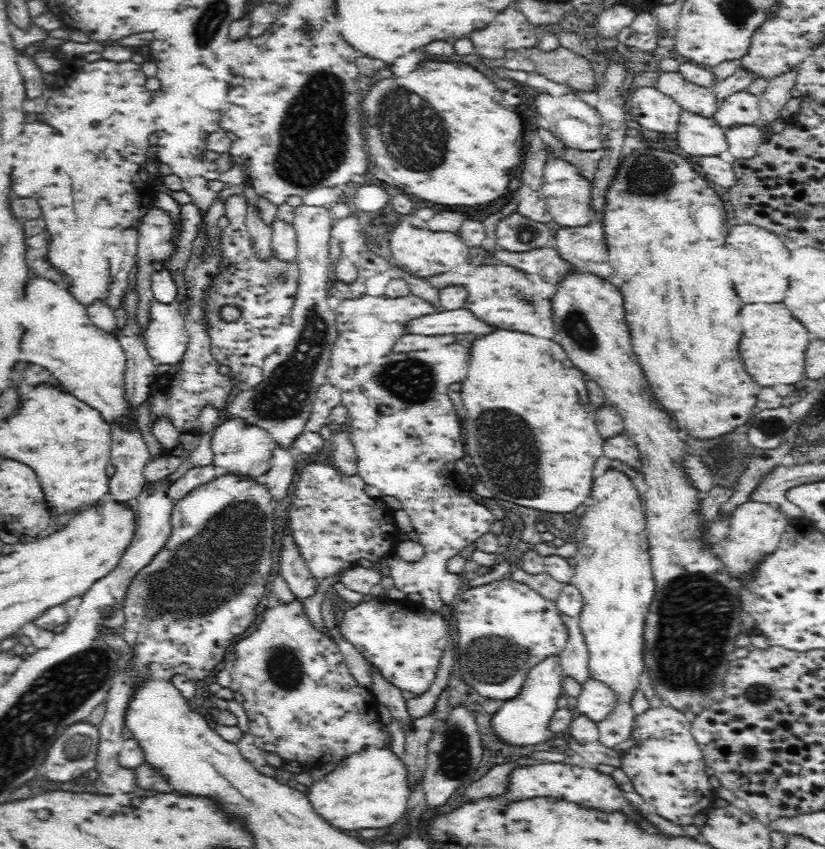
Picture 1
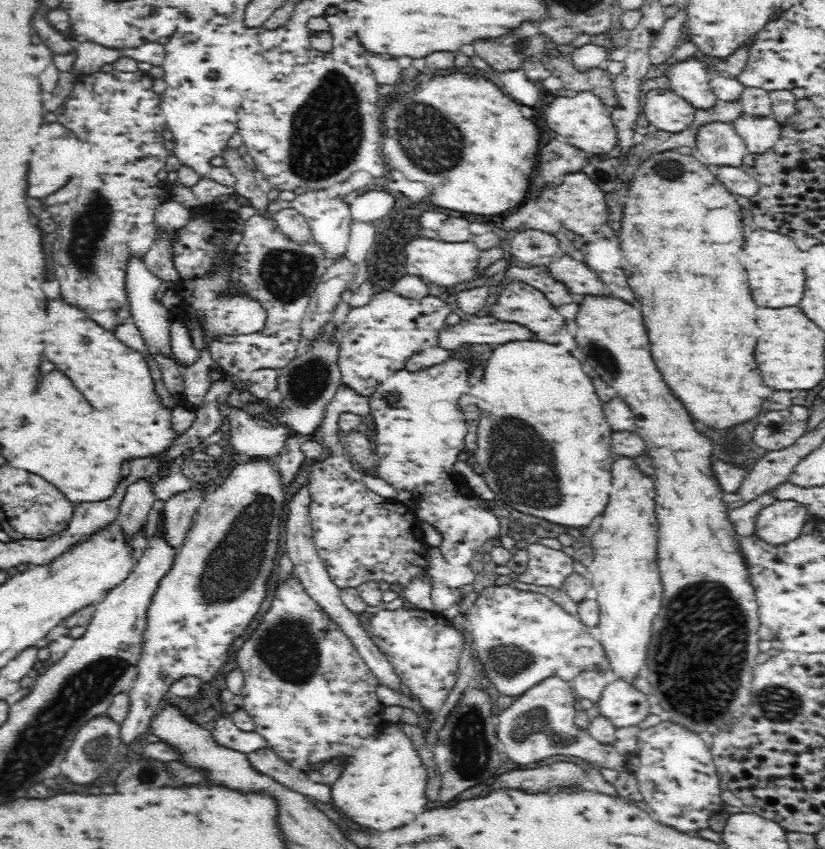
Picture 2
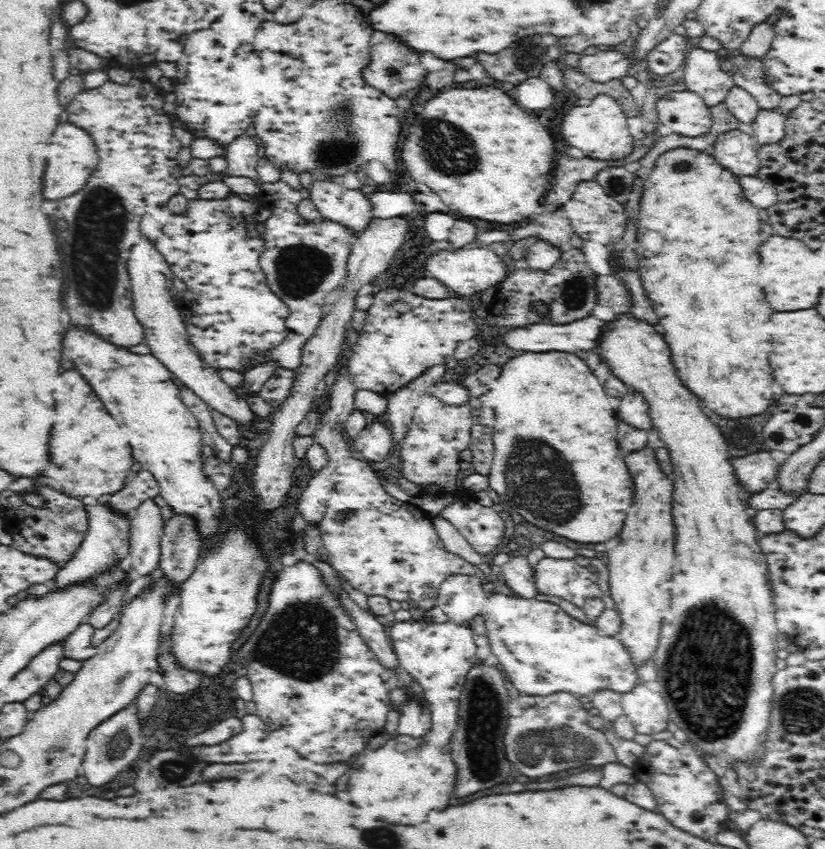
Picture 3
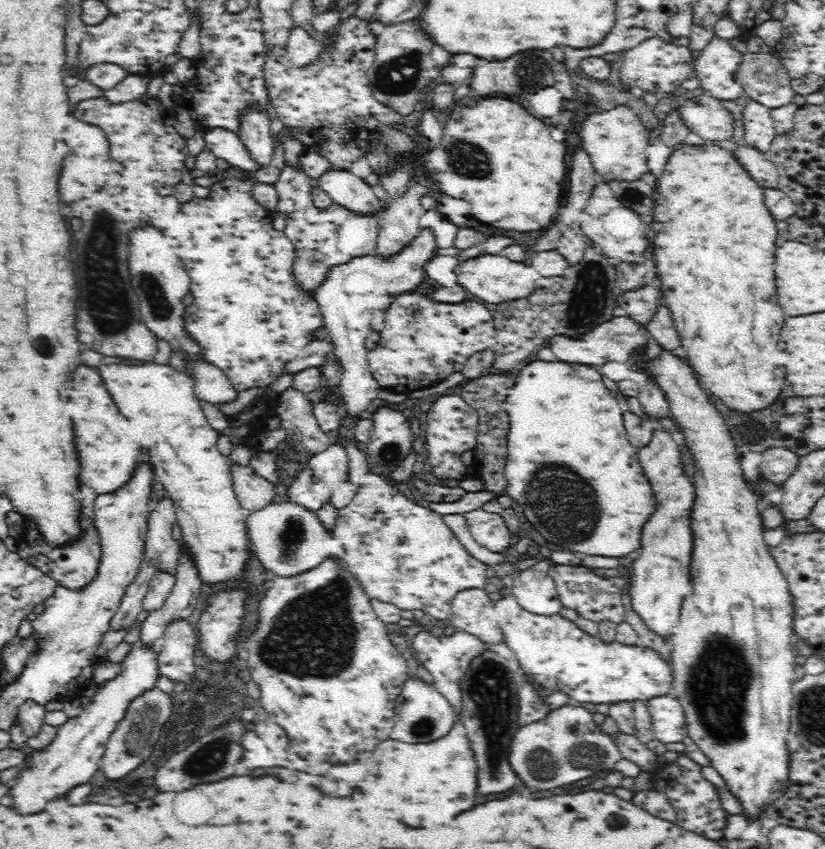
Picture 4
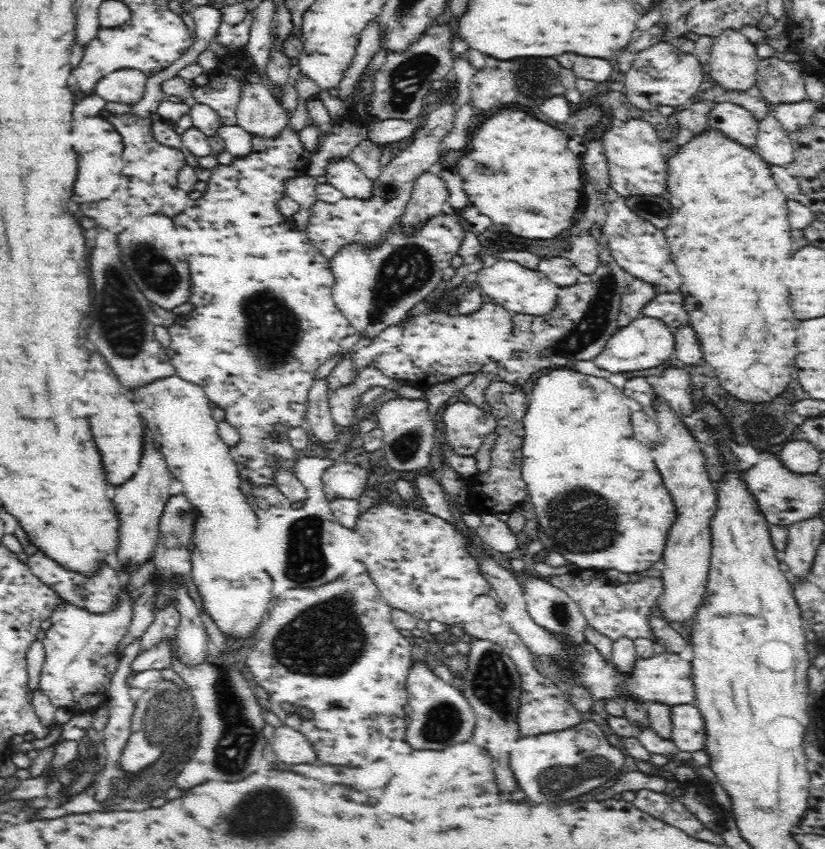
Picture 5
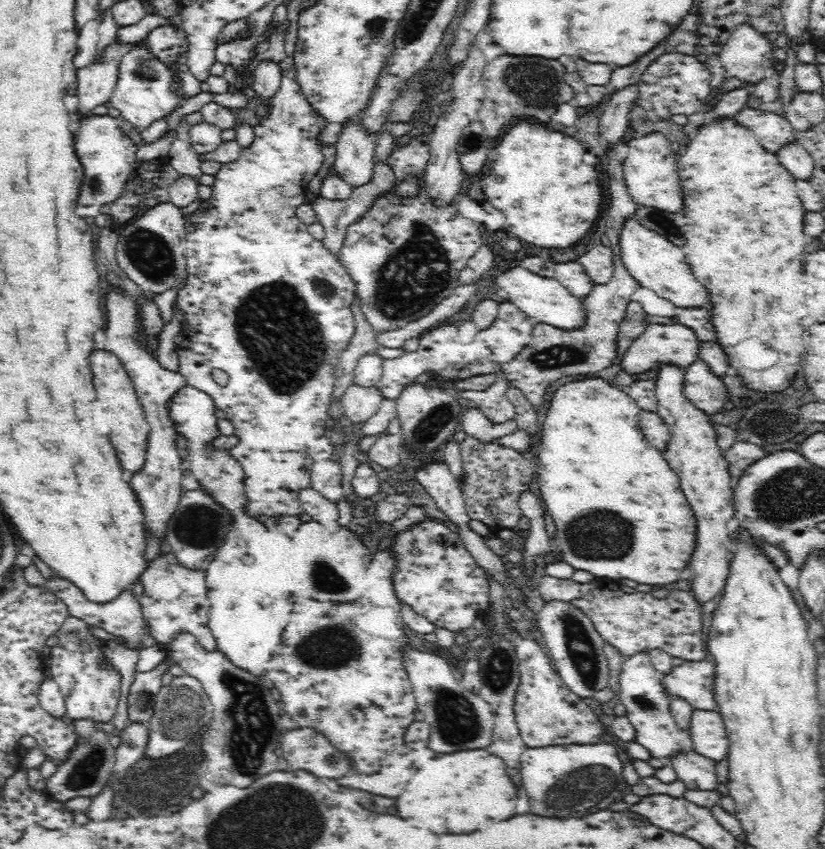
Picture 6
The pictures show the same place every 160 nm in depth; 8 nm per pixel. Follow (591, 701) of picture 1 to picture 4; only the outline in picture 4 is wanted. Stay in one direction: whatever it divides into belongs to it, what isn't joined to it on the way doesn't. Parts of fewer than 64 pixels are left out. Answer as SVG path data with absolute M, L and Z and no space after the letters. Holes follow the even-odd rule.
M670 694L653 696L644 701L653 738L660 742L682 742L687 736L682 707Z

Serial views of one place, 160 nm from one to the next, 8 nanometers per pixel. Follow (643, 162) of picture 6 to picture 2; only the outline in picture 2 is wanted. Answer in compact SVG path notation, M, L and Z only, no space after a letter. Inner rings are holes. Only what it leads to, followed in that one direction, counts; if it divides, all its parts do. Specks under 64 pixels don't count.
M584 91L574 96L558 96L550 102L544 100L544 122L560 136L566 136L566 142L588 152L588 154L608 154L616 147L615 128L610 120L609 107L591 92Z

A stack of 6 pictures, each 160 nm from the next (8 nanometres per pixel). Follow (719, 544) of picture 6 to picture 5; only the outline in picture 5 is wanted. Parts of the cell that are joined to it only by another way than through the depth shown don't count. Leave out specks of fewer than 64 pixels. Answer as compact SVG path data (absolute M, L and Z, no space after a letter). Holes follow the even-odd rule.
M661 402L654 403L654 410L656 412L656 423L658 424L658 429L660 429L660 441L650 448L650 457L654 461L654 466L659 472L659 476L662 477L662 483L664 483L668 495L670 495L674 510L674 518L667 528L661 550L660 562L664 564L664 568L658 574L660 576L661 591L655 602L655 610L656 614L668 624L672 624L672 622L690 622L695 614L695 608L705 593L711 547L709 518L713 515L713 510L715 509L716 489L713 486L714 482L706 474L704 456L702 456L698 445L696 445L698 440L682 424L680 414L675 414L673 410L670 410Z

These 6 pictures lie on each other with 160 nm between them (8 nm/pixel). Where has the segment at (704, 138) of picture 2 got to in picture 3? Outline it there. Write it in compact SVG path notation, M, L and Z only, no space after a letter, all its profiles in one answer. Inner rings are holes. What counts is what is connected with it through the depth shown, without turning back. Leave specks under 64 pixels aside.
M741 128L722 131L712 145L711 157L732 174L755 176L759 167L757 145Z

